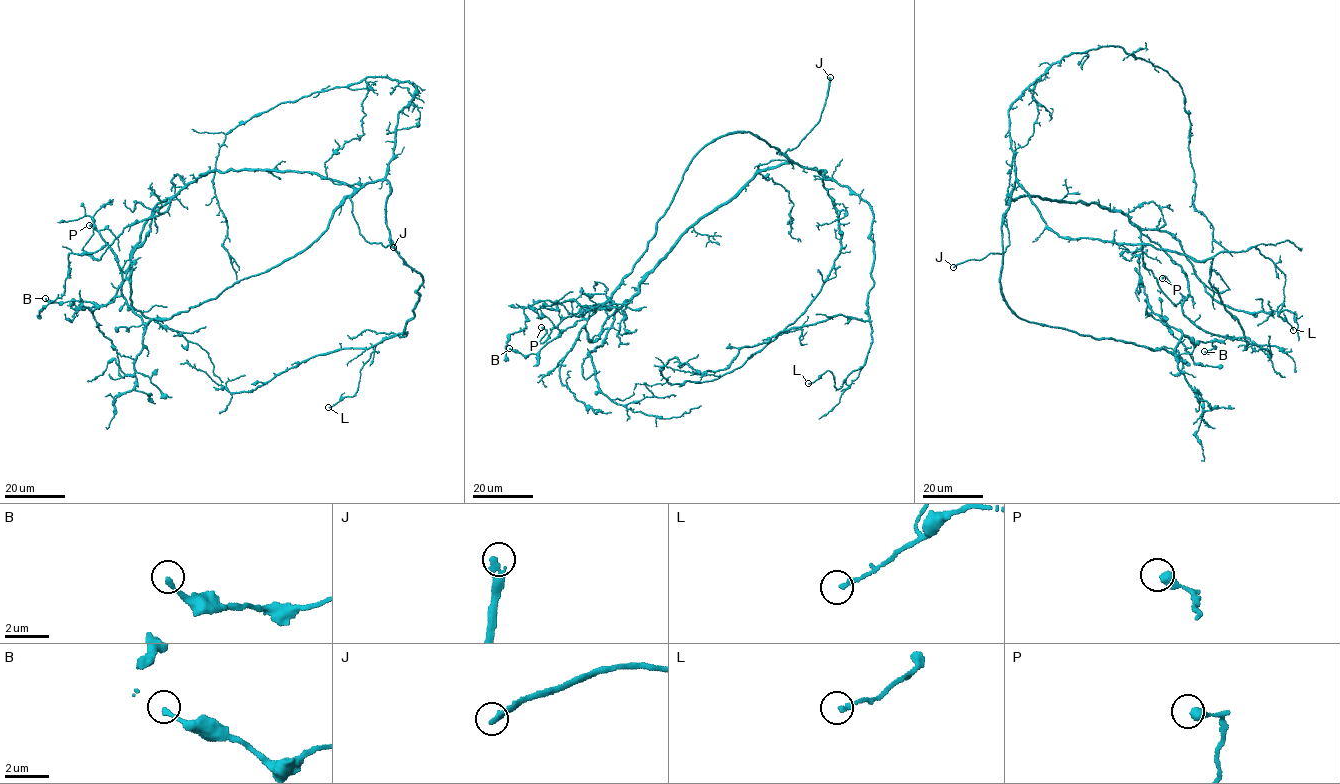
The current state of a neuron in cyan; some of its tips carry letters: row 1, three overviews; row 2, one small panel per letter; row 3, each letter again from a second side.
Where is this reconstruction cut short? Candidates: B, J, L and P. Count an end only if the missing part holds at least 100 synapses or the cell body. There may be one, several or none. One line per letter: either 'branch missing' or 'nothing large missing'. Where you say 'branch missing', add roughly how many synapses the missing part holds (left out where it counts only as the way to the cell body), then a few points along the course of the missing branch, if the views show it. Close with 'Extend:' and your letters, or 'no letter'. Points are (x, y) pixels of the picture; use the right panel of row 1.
B: nothing large missing
J: branch missing
L: nothing large missing
P: nothing large missing
Extend: J

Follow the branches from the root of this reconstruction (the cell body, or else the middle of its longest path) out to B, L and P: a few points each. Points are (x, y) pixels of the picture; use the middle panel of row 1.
B: (796, 164), (747, 132), (714, 139), (688, 165), (647, 249), (607, 302), (536, 353), (522, 355), (509, 348)
L: (796, 164), (824, 169), (824, 179), (853, 191), (873, 214), (866, 360), (839, 389), (828, 370), (808, 383)
P: (796, 164), (760, 171), (703, 215), (622, 305), (584, 306), (541, 343), (546, 331), (541, 327)

